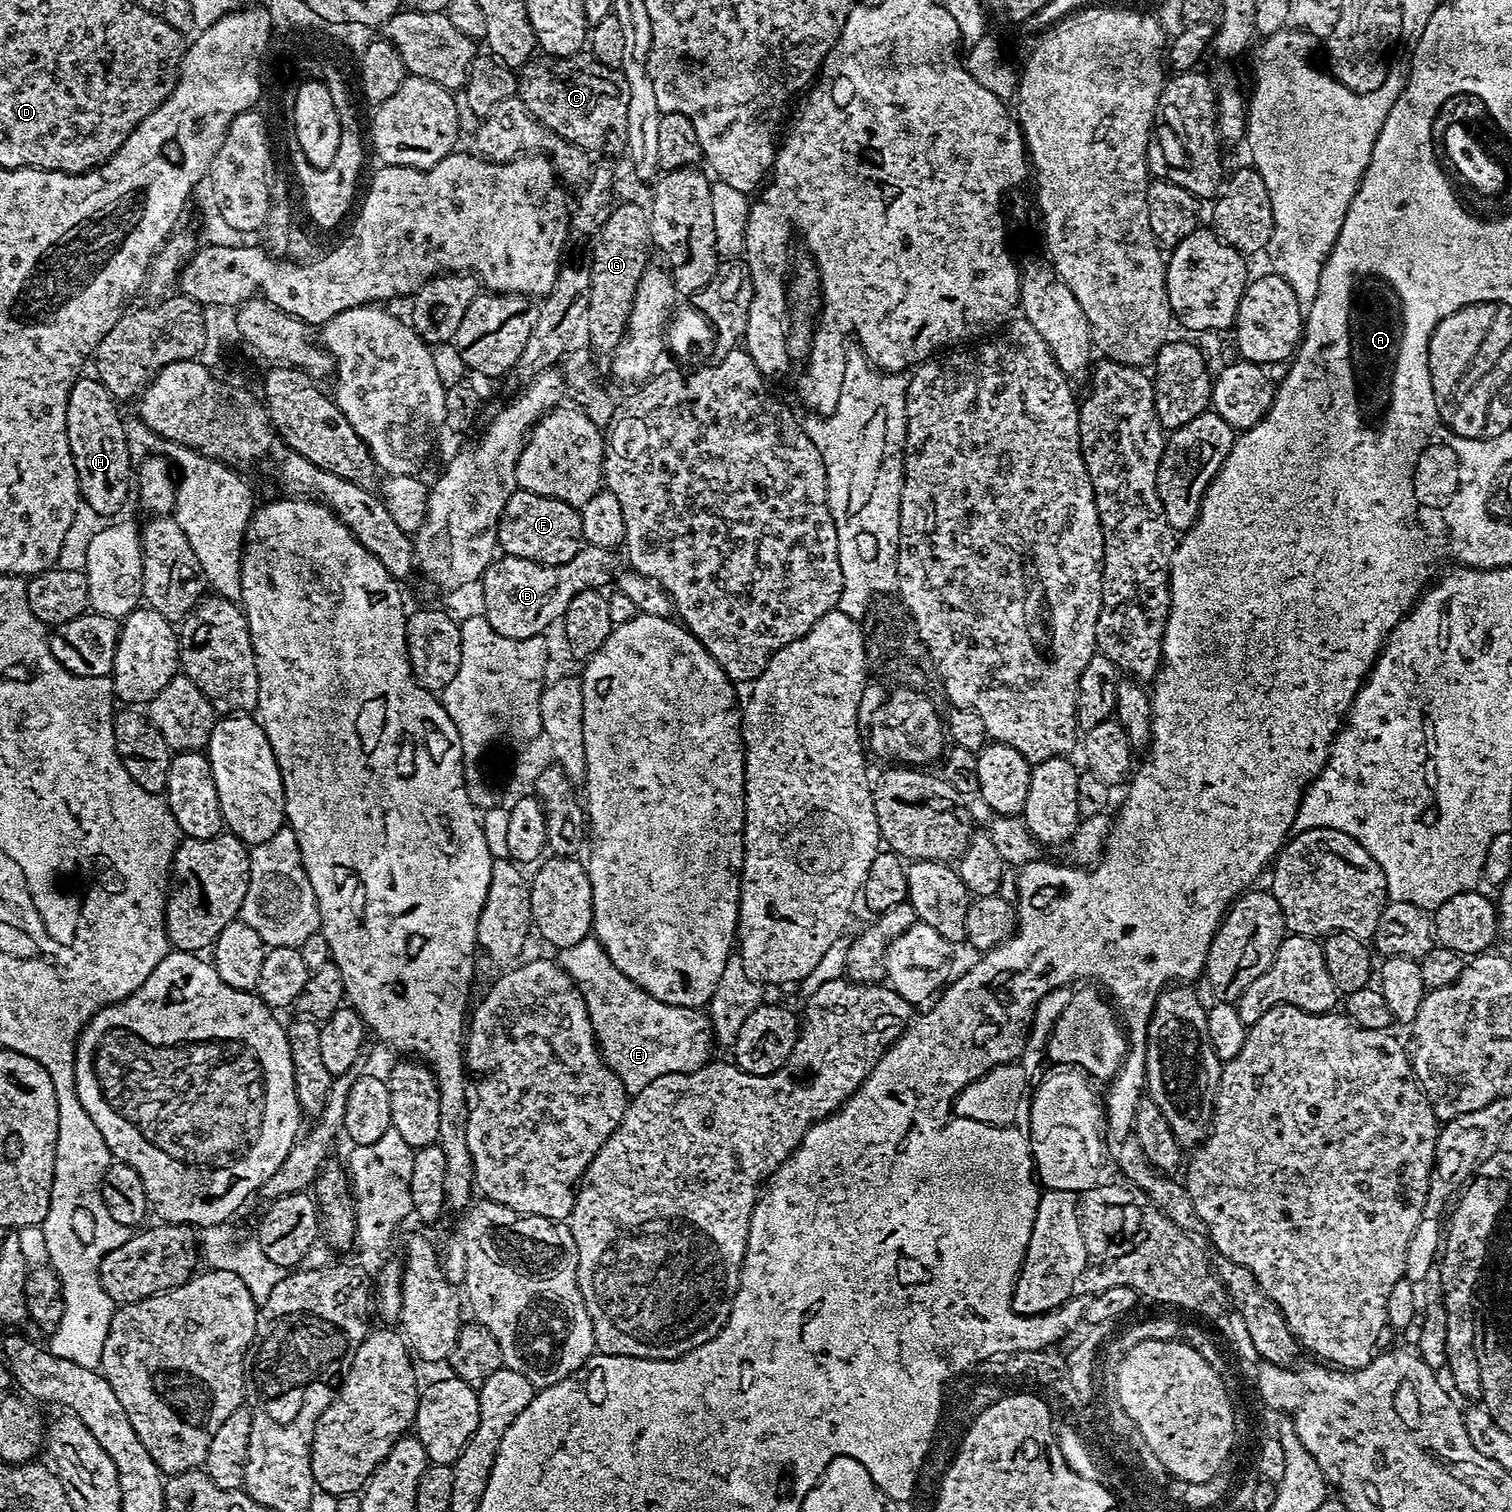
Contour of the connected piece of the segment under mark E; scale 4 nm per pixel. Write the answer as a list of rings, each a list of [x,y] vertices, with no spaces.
[[[595,935],[563,949],[558,963],[582,994],[600,1057],[614,1074],[618,1074],[622,1086],[630,1094],[641,1092],[662,1074],[693,1072],[709,1063],[714,1033],[707,1015],[699,1009],[670,1006],[646,994],[646,990],[630,982],[630,978],[610,962]]]

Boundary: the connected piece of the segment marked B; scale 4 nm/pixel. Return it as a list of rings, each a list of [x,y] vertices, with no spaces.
[[[589,544],[581,548],[572,561],[548,567],[536,561],[501,555],[492,561],[480,577],[485,598],[484,617],[498,634],[515,640],[525,640],[547,633],[552,623],[564,615],[570,598],[587,588],[603,589],[604,583],[617,571],[617,553],[611,548]]]

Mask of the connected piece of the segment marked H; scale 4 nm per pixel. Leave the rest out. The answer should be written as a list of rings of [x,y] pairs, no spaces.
[[[81,378],[74,382],[66,402],[66,434],[70,438],[70,454],[78,474],[80,499],[104,518],[112,518],[128,500],[128,479],[134,476],[134,461],[124,433],[125,421],[120,421],[116,397],[106,390],[98,378]]]

